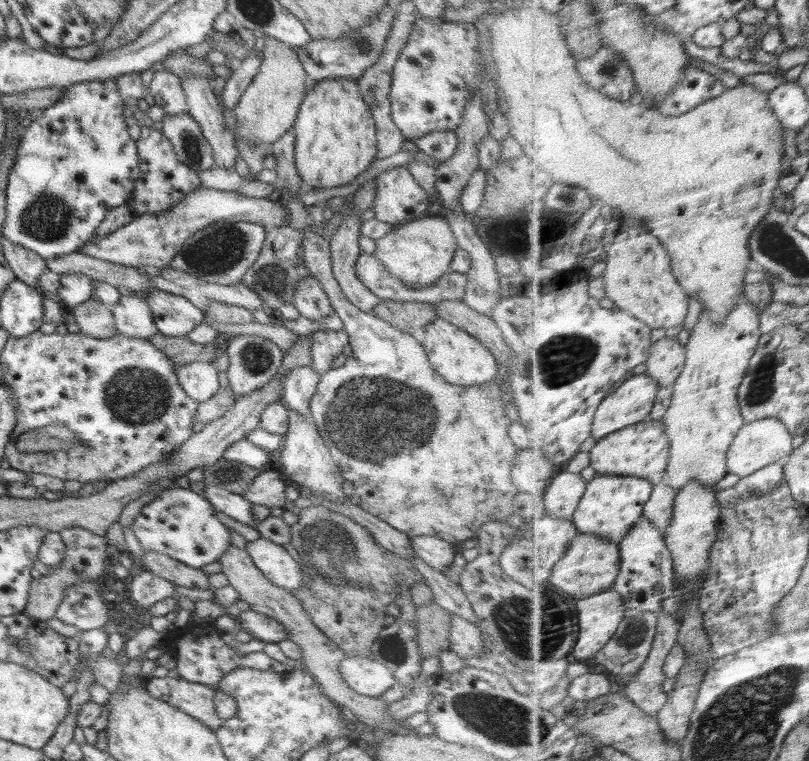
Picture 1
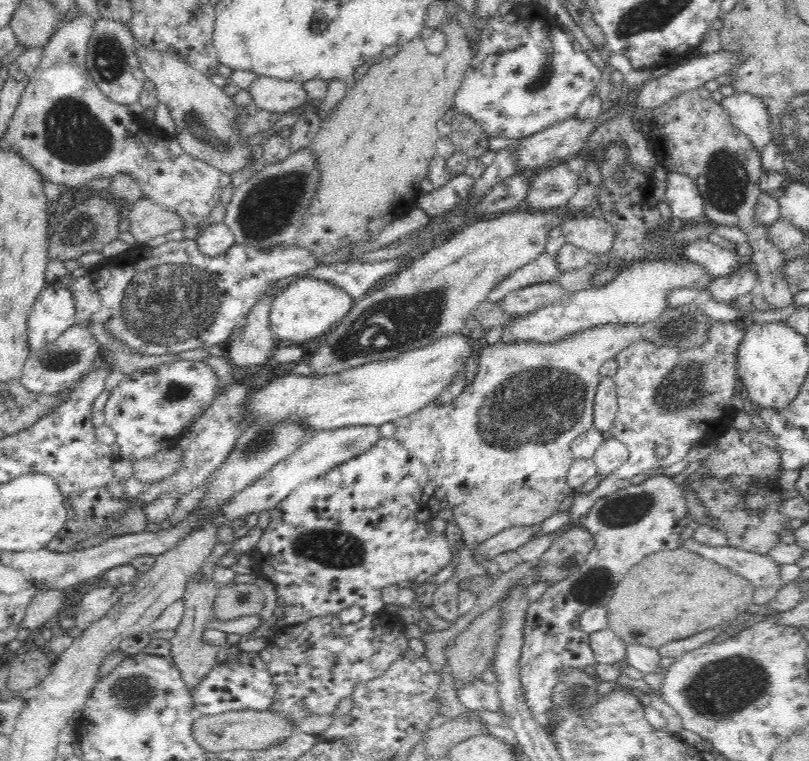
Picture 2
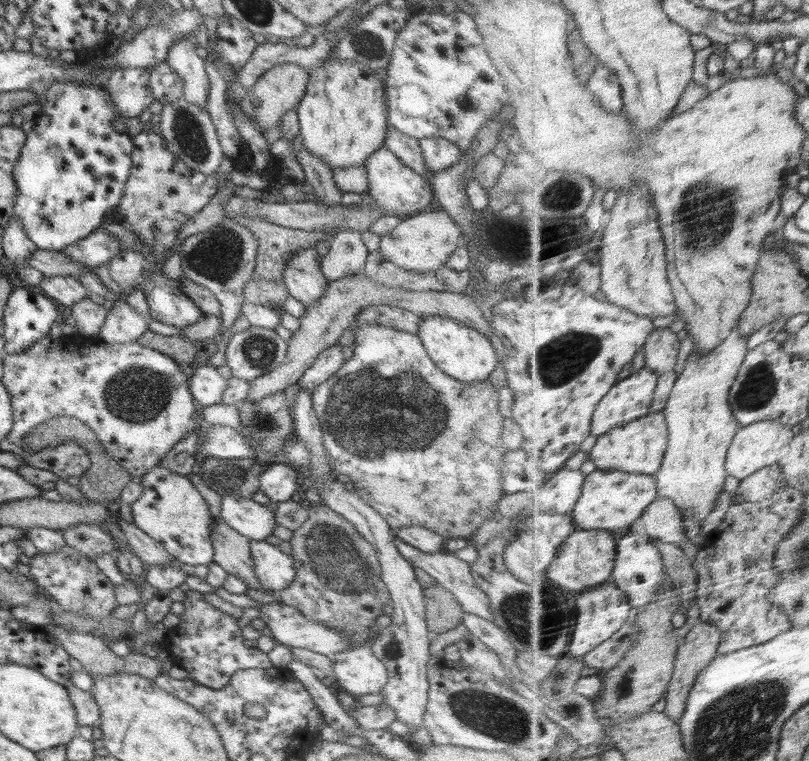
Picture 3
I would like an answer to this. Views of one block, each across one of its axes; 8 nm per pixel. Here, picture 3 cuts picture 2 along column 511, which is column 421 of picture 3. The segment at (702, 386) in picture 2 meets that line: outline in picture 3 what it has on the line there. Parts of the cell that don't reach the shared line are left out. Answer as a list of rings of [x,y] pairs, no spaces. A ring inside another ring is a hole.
[[[393,534],[393,546],[396,546],[398,553],[414,568],[422,570],[425,574],[428,574],[437,584],[440,584],[447,592],[450,592],[454,599],[458,602],[458,605],[462,608],[464,613],[472,613],[484,617],[492,623],[496,623],[492,611],[489,610],[489,598],[488,596],[476,586],[476,582],[472,579],[471,571],[469,570],[468,562],[460,560],[454,553],[445,551],[443,553],[429,554],[421,552],[402,541],[398,536]]]

